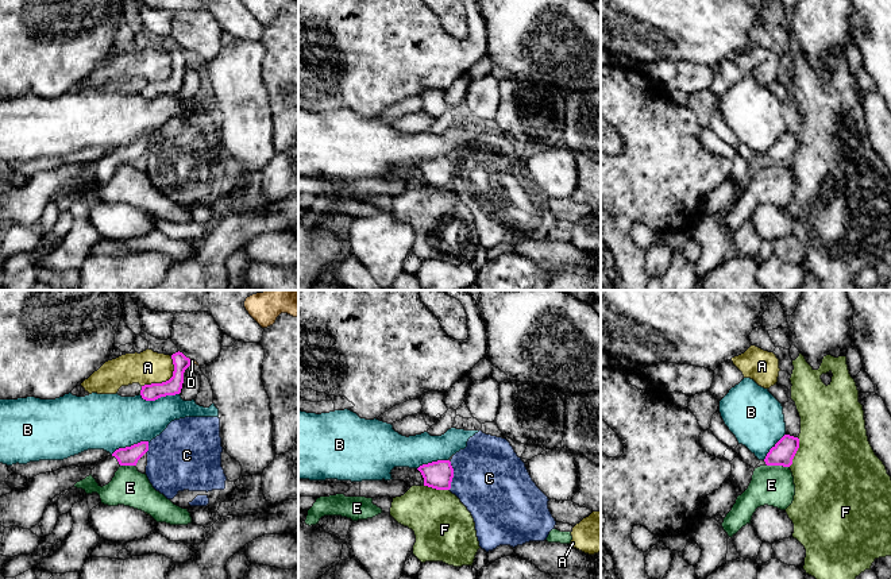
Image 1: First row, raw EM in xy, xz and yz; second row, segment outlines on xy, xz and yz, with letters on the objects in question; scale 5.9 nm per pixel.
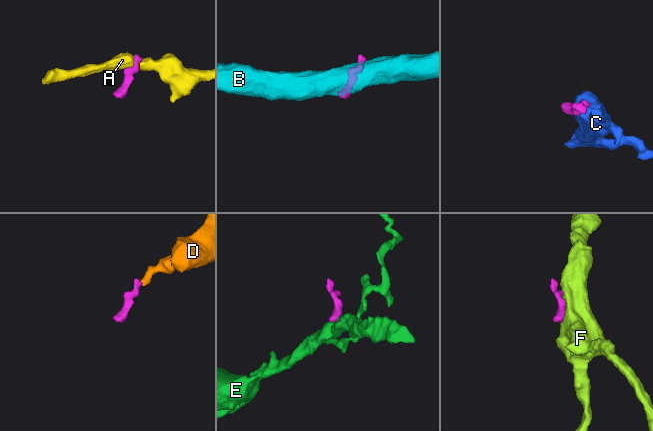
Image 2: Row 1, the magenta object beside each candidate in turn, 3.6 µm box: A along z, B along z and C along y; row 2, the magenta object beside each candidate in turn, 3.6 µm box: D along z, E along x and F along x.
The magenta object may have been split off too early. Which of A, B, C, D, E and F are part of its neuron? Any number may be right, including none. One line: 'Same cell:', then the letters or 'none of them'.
Same cell: D

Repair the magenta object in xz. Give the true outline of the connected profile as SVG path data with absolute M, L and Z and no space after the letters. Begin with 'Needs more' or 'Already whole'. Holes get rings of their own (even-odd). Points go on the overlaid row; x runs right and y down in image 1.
Already whole. M437 460L428 464L423 464L417 468L423 478L424 486L436 490L450 490L454 478L454 468L450 460Z

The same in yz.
Already whole. M784 435L767 453L764 462L767 466L790 467L799 448L799 439Z

